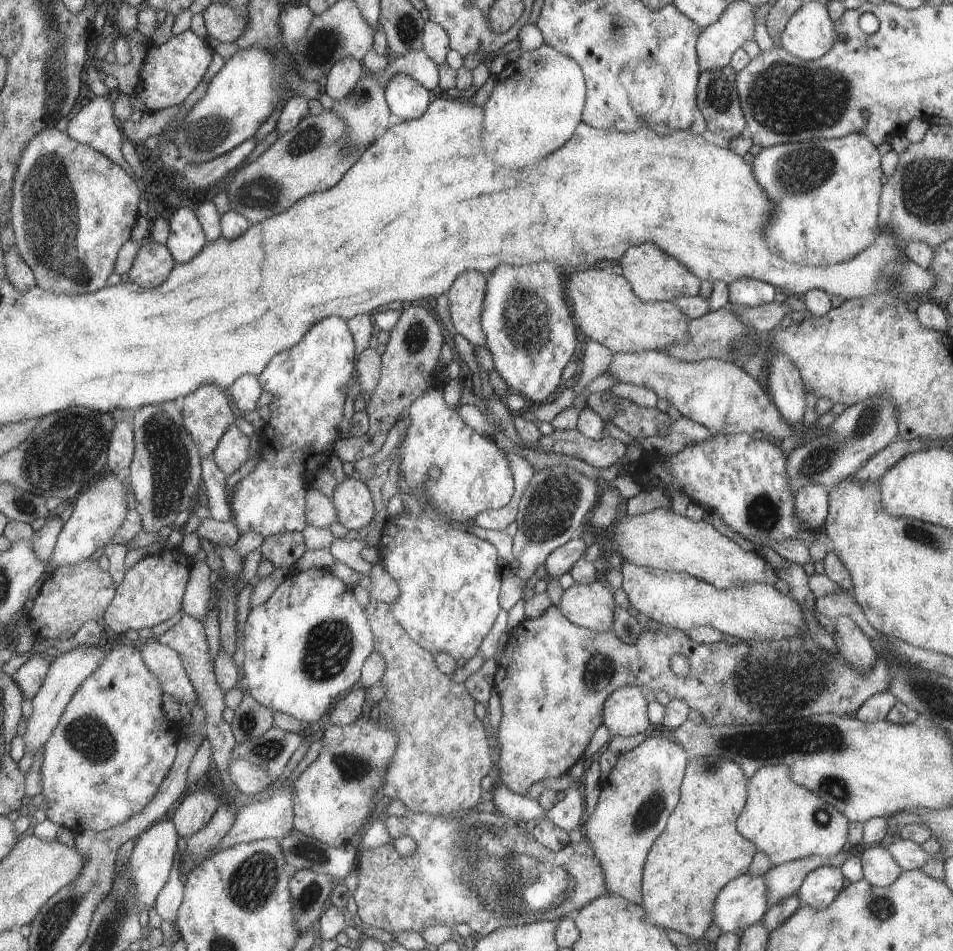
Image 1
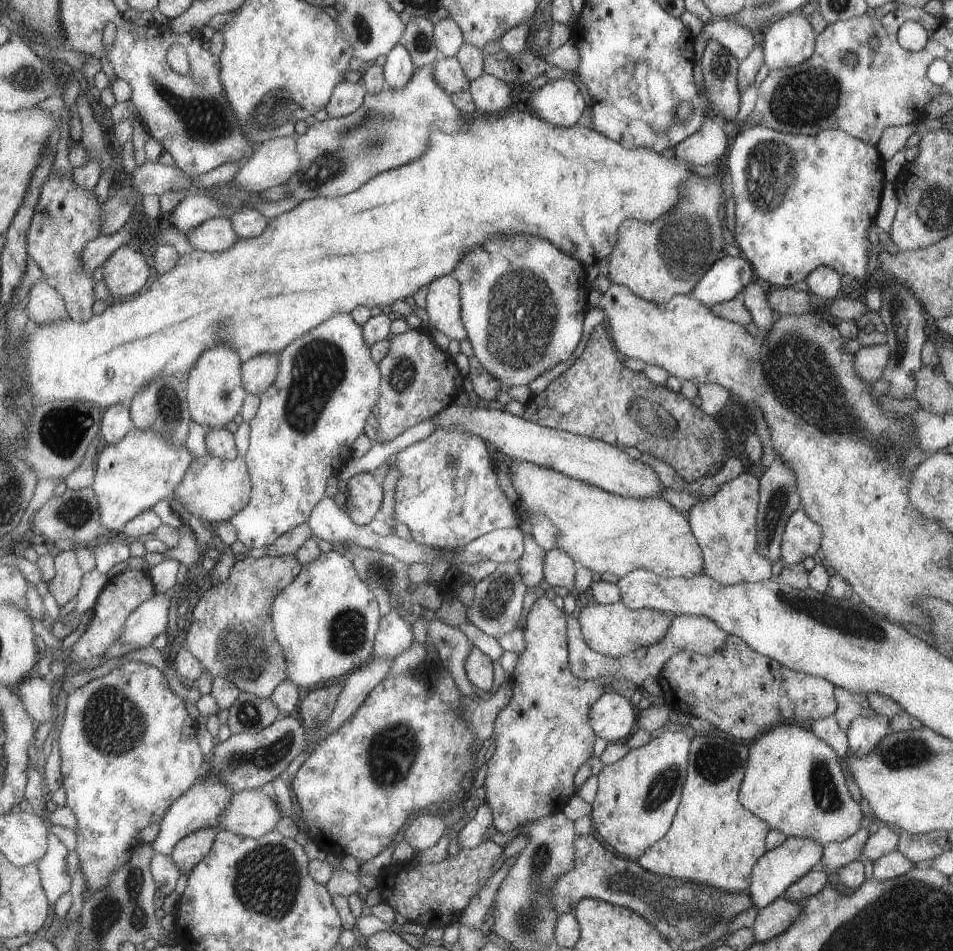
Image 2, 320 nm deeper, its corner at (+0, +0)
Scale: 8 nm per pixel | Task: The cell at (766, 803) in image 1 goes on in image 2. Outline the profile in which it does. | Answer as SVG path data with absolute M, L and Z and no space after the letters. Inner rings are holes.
M785 723L775 725L773 729L761 734L750 745L750 757L745 764L745 776L738 790L739 802L751 814L762 819L771 829L781 831L787 837L805 837L814 840L821 846L833 841L841 842L859 830L861 810L859 804L853 802L849 790L845 786L845 778L839 768L837 754L814 735L807 726Z

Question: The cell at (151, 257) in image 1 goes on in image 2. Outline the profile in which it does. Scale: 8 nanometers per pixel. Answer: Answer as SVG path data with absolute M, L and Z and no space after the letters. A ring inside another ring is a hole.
M130 243L127 247L121 245L115 249L105 261L102 271L113 298L119 300L135 297L143 290L143 284L149 276L149 267L136 243Z

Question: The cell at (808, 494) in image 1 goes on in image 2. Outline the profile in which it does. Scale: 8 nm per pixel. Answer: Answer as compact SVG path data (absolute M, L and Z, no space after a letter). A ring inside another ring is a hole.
M800 506L789 516L780 542L780 558L790 565L813 556L820 547L822 528Z

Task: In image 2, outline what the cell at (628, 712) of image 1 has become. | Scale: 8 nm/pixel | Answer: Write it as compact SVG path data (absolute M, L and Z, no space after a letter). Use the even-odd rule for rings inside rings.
M613 691L603 693L590 706L589 723L594 735L607 743L625 738L635 722L635 712L631 704Z

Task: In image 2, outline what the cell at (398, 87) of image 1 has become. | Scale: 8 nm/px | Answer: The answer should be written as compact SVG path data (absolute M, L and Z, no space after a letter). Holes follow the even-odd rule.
M397 43L386 54L383 65L383 74L389 87L400 89L408 83L414 73L414 63L411 62L410 54Z

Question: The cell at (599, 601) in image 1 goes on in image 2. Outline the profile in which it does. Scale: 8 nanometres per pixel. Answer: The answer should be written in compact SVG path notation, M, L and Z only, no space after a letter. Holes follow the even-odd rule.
M580 601L575 616L580 624L580 631L585 644L596 653L606 657L625 657L627 653L639 648L639 646L654 645L655 642L666 636L666 630L670 628L670 622L675 617L671 613L662 613L653 609L628 609L621 601L602 605L583 605Z

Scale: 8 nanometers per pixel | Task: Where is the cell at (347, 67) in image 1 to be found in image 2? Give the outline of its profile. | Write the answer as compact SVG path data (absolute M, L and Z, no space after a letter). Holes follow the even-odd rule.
M340 82L334 86L333 96L327 101L327 116L339 118L354 113L362 105L366 93L366 87L360 83Z

